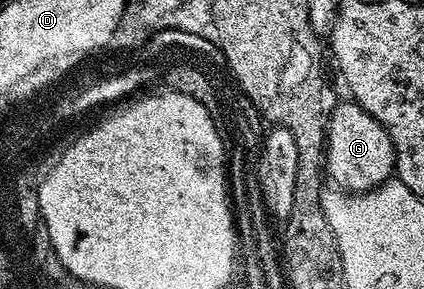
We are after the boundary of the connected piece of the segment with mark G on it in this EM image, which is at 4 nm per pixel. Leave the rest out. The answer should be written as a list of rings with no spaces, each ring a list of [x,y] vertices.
[[[345,100],[331,109],[326,124],[324,170],[335,187],[347,192],[365,192],[382,185],[395,173],[394,145],[388,132],[364,108]]]

